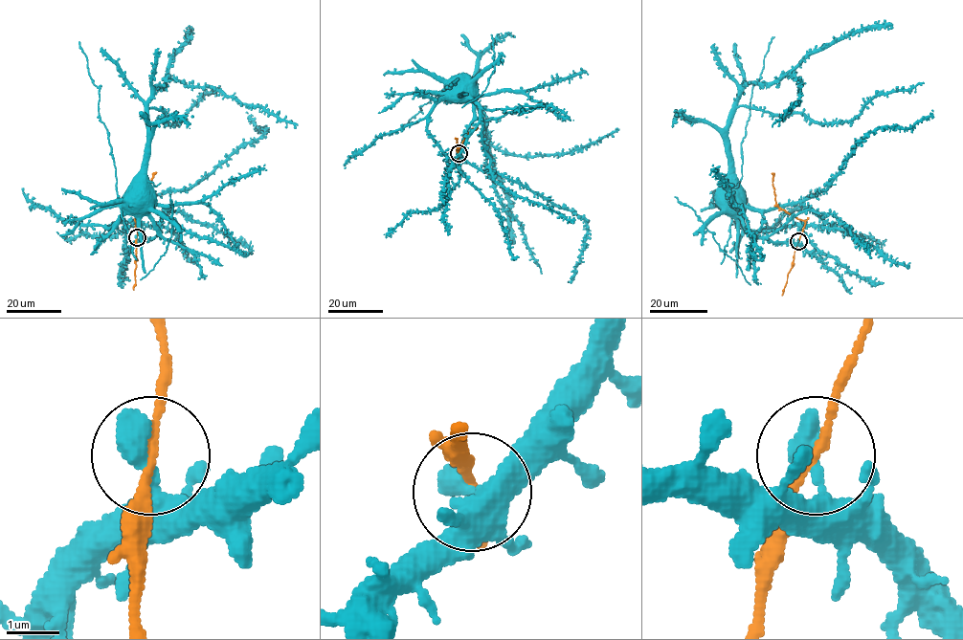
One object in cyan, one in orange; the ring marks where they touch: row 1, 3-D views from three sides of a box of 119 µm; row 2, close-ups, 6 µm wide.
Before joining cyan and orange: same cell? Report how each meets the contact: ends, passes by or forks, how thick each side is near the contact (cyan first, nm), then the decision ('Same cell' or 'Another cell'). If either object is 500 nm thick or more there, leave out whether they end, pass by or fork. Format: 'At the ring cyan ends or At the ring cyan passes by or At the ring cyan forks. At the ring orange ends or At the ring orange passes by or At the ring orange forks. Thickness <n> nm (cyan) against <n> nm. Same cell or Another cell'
Thickness 500 nm (cyan) against 150 nm. Same cell

